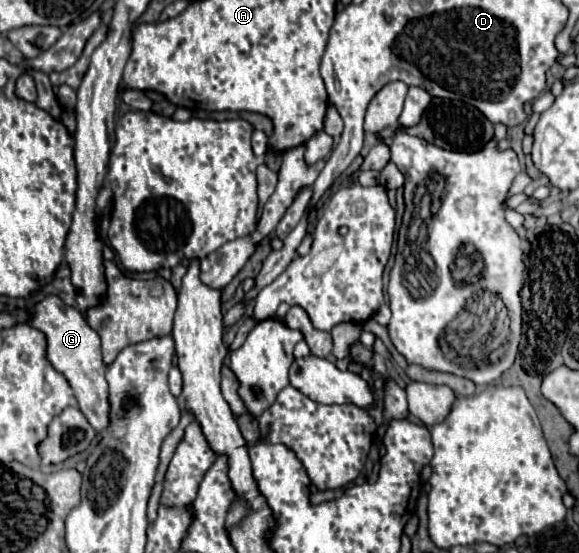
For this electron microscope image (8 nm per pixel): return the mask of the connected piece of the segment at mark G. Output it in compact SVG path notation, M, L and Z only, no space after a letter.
M47 295L29 311L31 327L39 329L47 339L47 361L67 377L81 413L91 423L95 431L107 427L107 381L105 381L105 363L101 359L101 341L99 335L87 325L81 311L65 305L57 295Z

